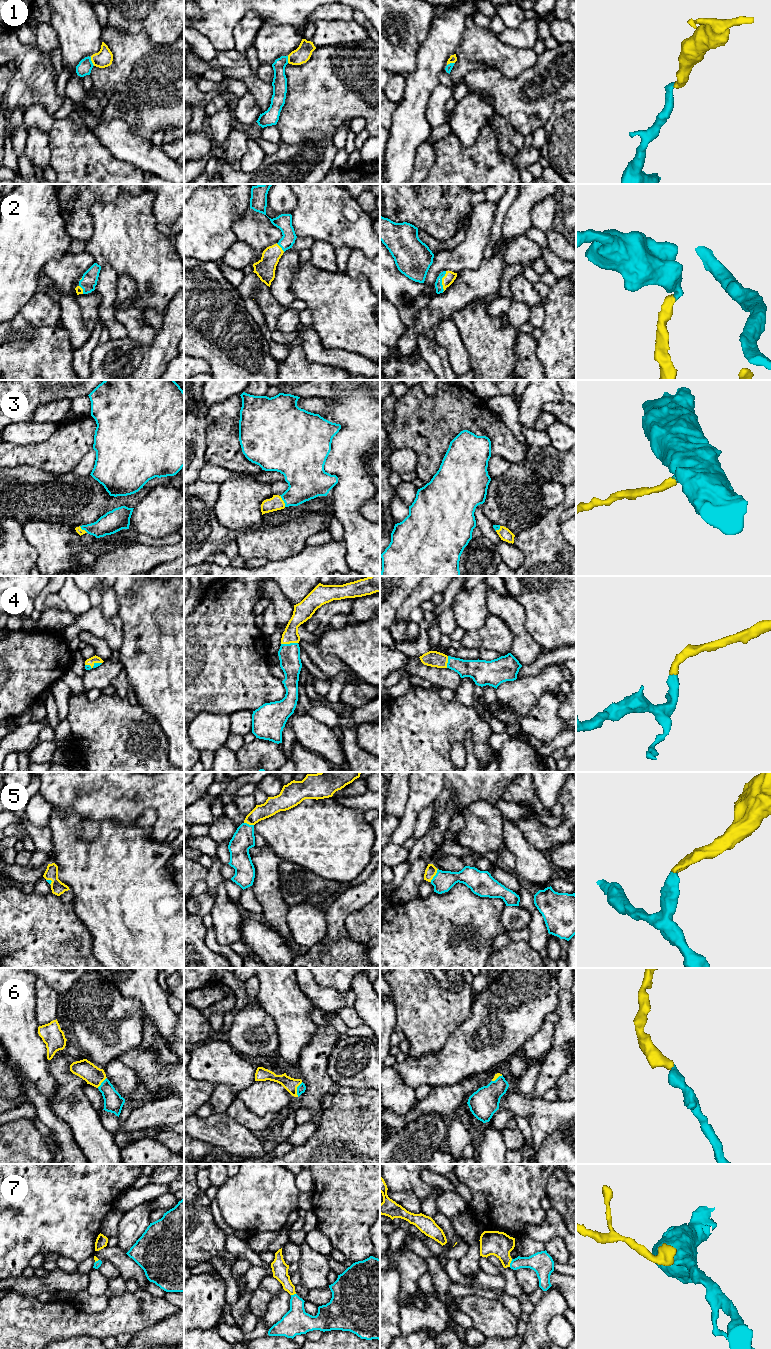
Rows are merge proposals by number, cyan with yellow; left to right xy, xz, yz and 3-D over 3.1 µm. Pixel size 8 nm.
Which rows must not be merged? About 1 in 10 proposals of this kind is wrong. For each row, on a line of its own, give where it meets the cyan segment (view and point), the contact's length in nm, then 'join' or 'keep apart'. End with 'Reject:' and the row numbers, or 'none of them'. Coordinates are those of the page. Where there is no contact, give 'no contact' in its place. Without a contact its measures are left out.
1: meets cyan in xy at (91, 61); contact 80 nm long; join
2: meets cyan in yz at (441, 281); contact 170 nm long; join
3: meets cyan in xz at (283, 500); contact 100 nm long; join
4: meets cyan in xz at (290, 643); contact 140 nm long; join
5: meets cyan in yz at (435, 875); contact 120 nm long; join
6: meets cyan in xz at (297, 1089); contact 130 nm long; join
7: meets cyan in yz at (510, 1263); contact 70 nm long; join
Reject: none of them

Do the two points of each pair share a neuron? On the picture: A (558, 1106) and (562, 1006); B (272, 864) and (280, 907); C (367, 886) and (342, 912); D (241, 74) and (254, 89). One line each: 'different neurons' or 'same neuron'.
A: different neurons
B: same neuron
C: same neuron
D: same neuron

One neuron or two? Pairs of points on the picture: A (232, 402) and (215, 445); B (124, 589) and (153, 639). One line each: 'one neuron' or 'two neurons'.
A: one neuron
B: two neurons

